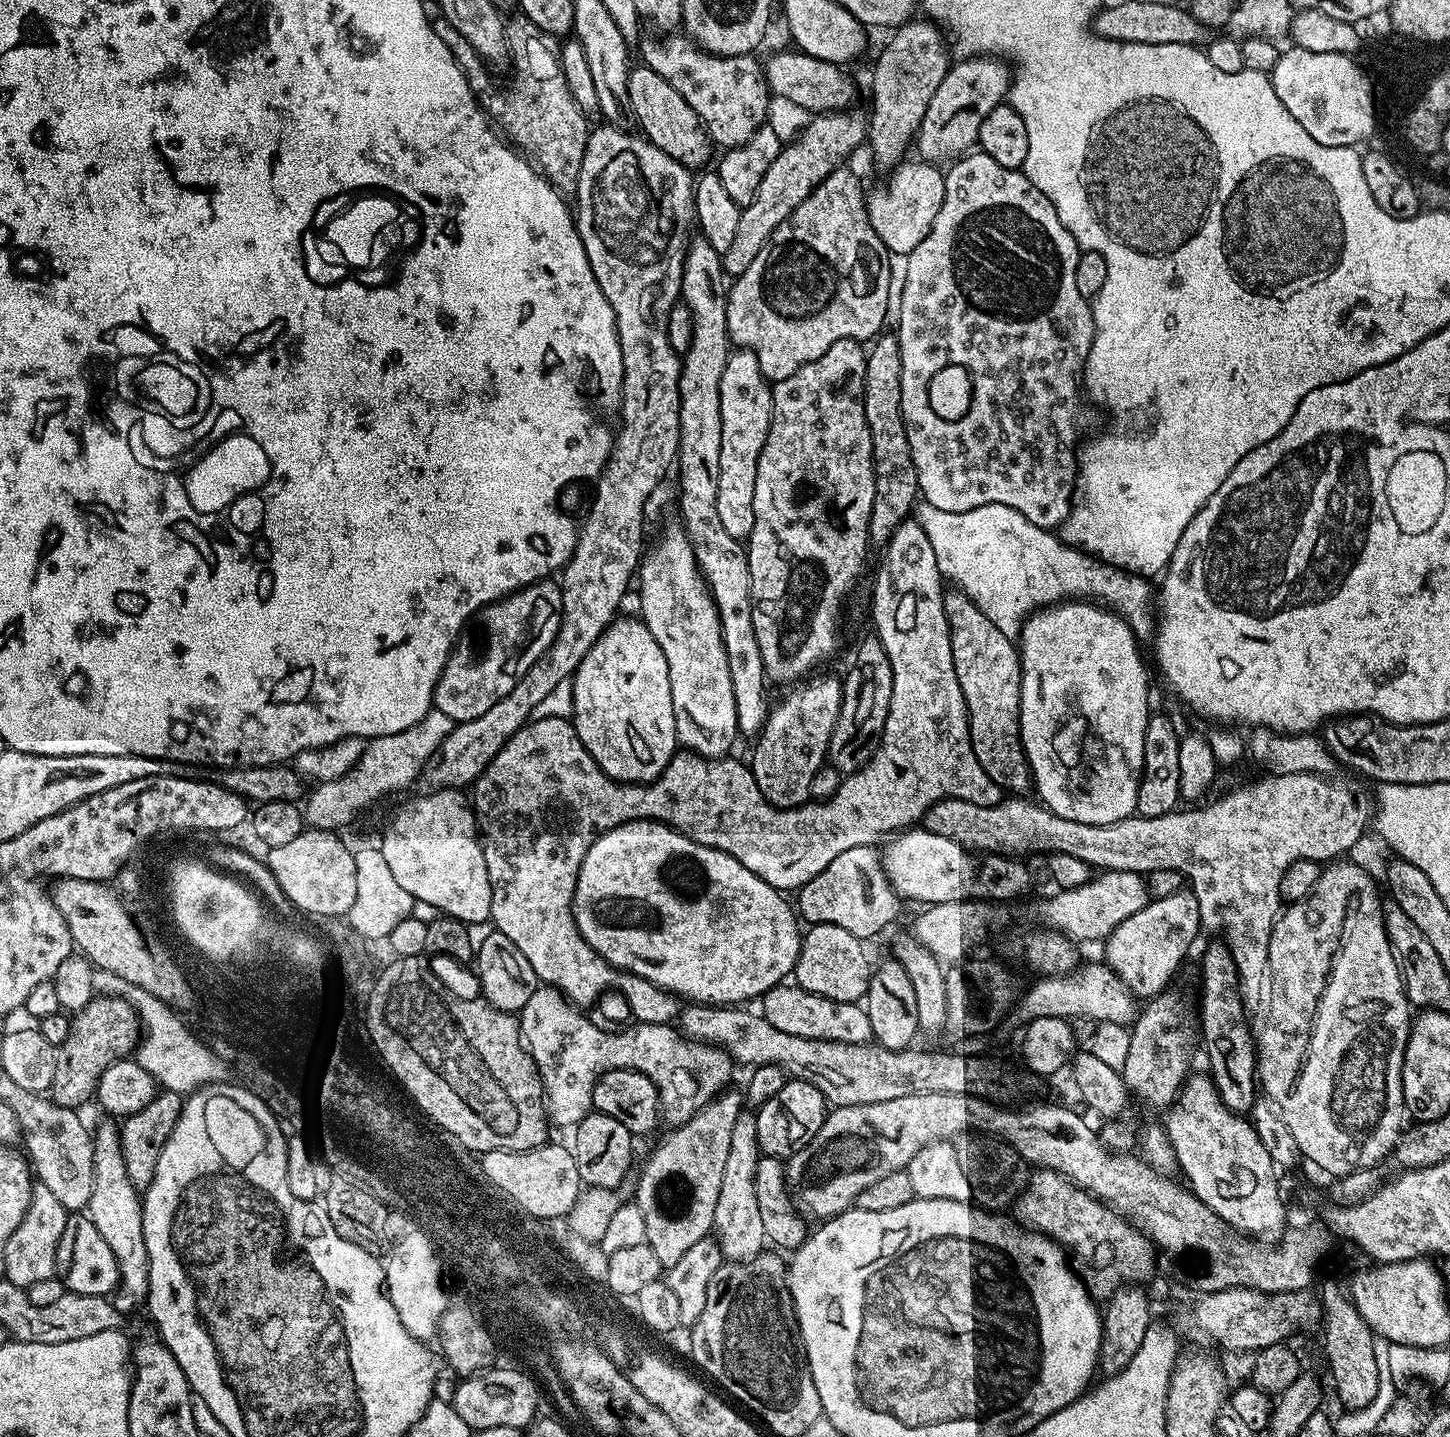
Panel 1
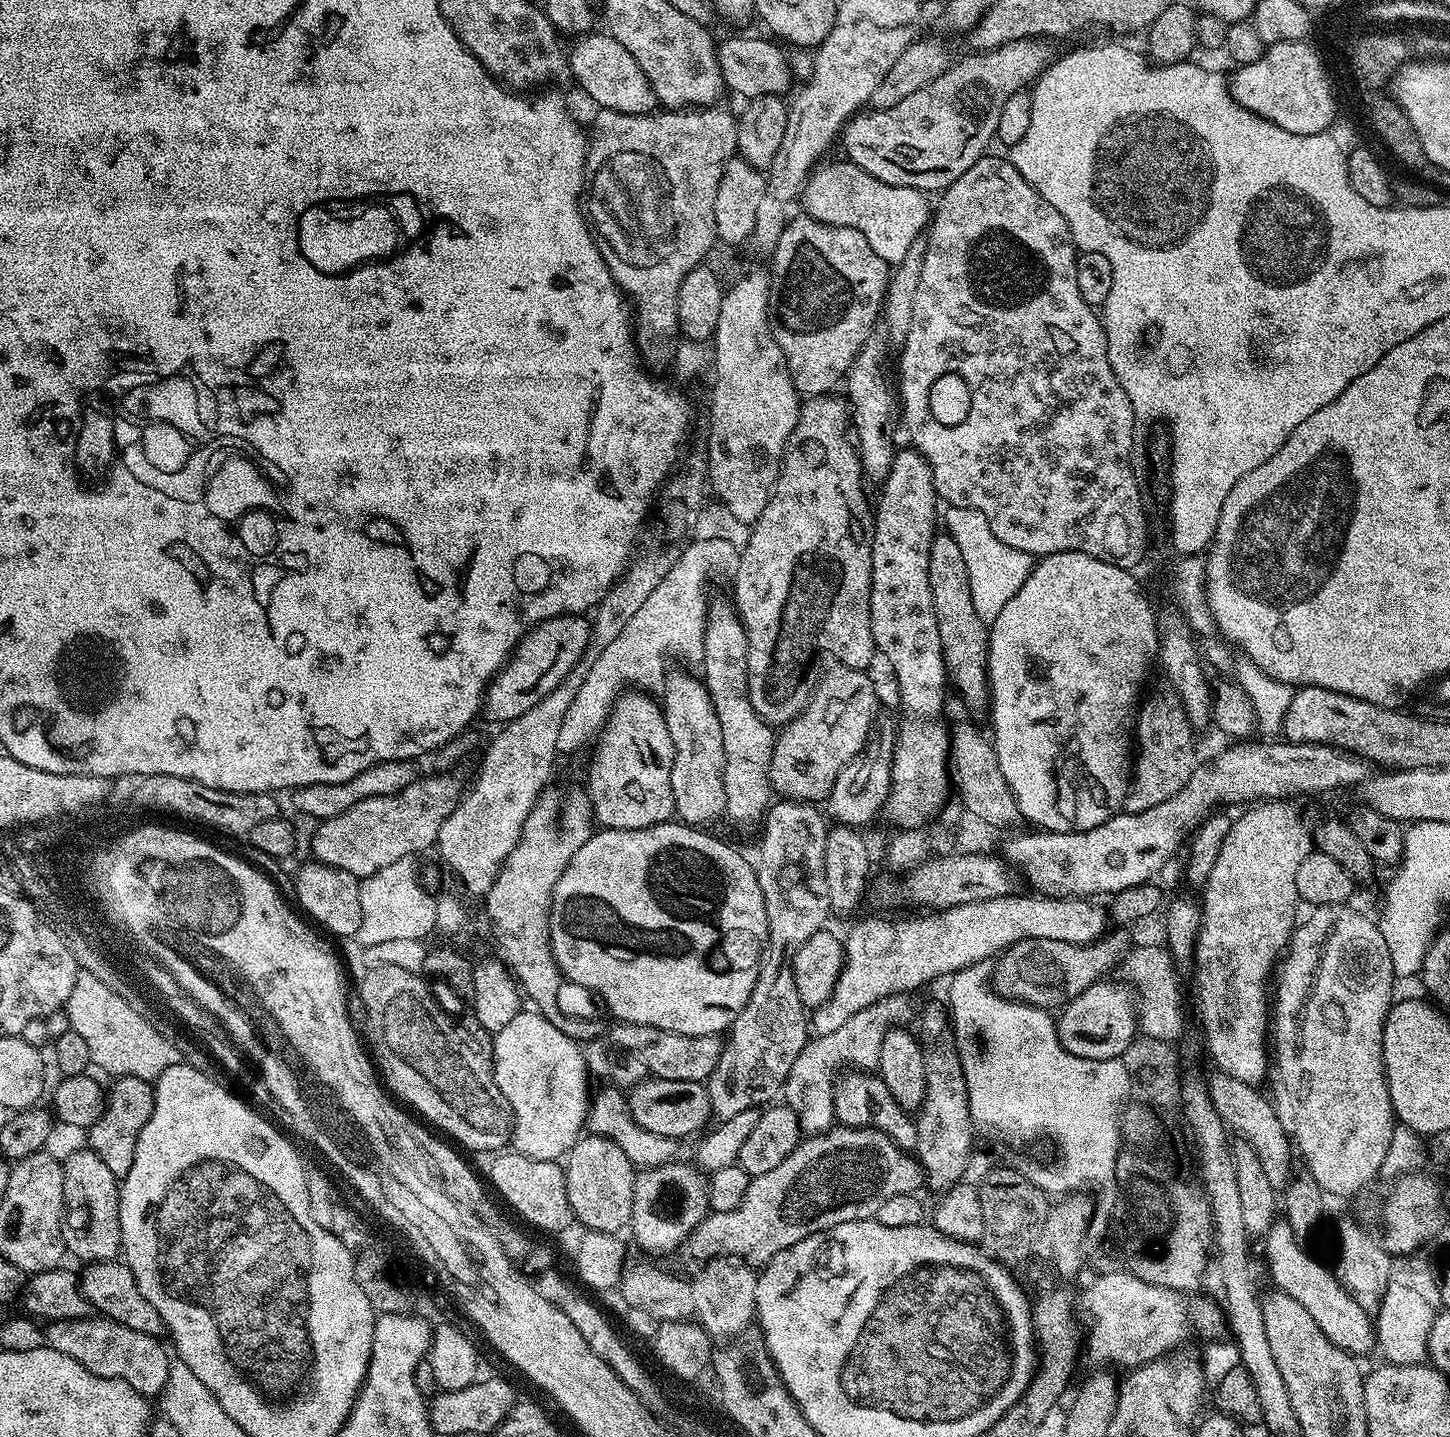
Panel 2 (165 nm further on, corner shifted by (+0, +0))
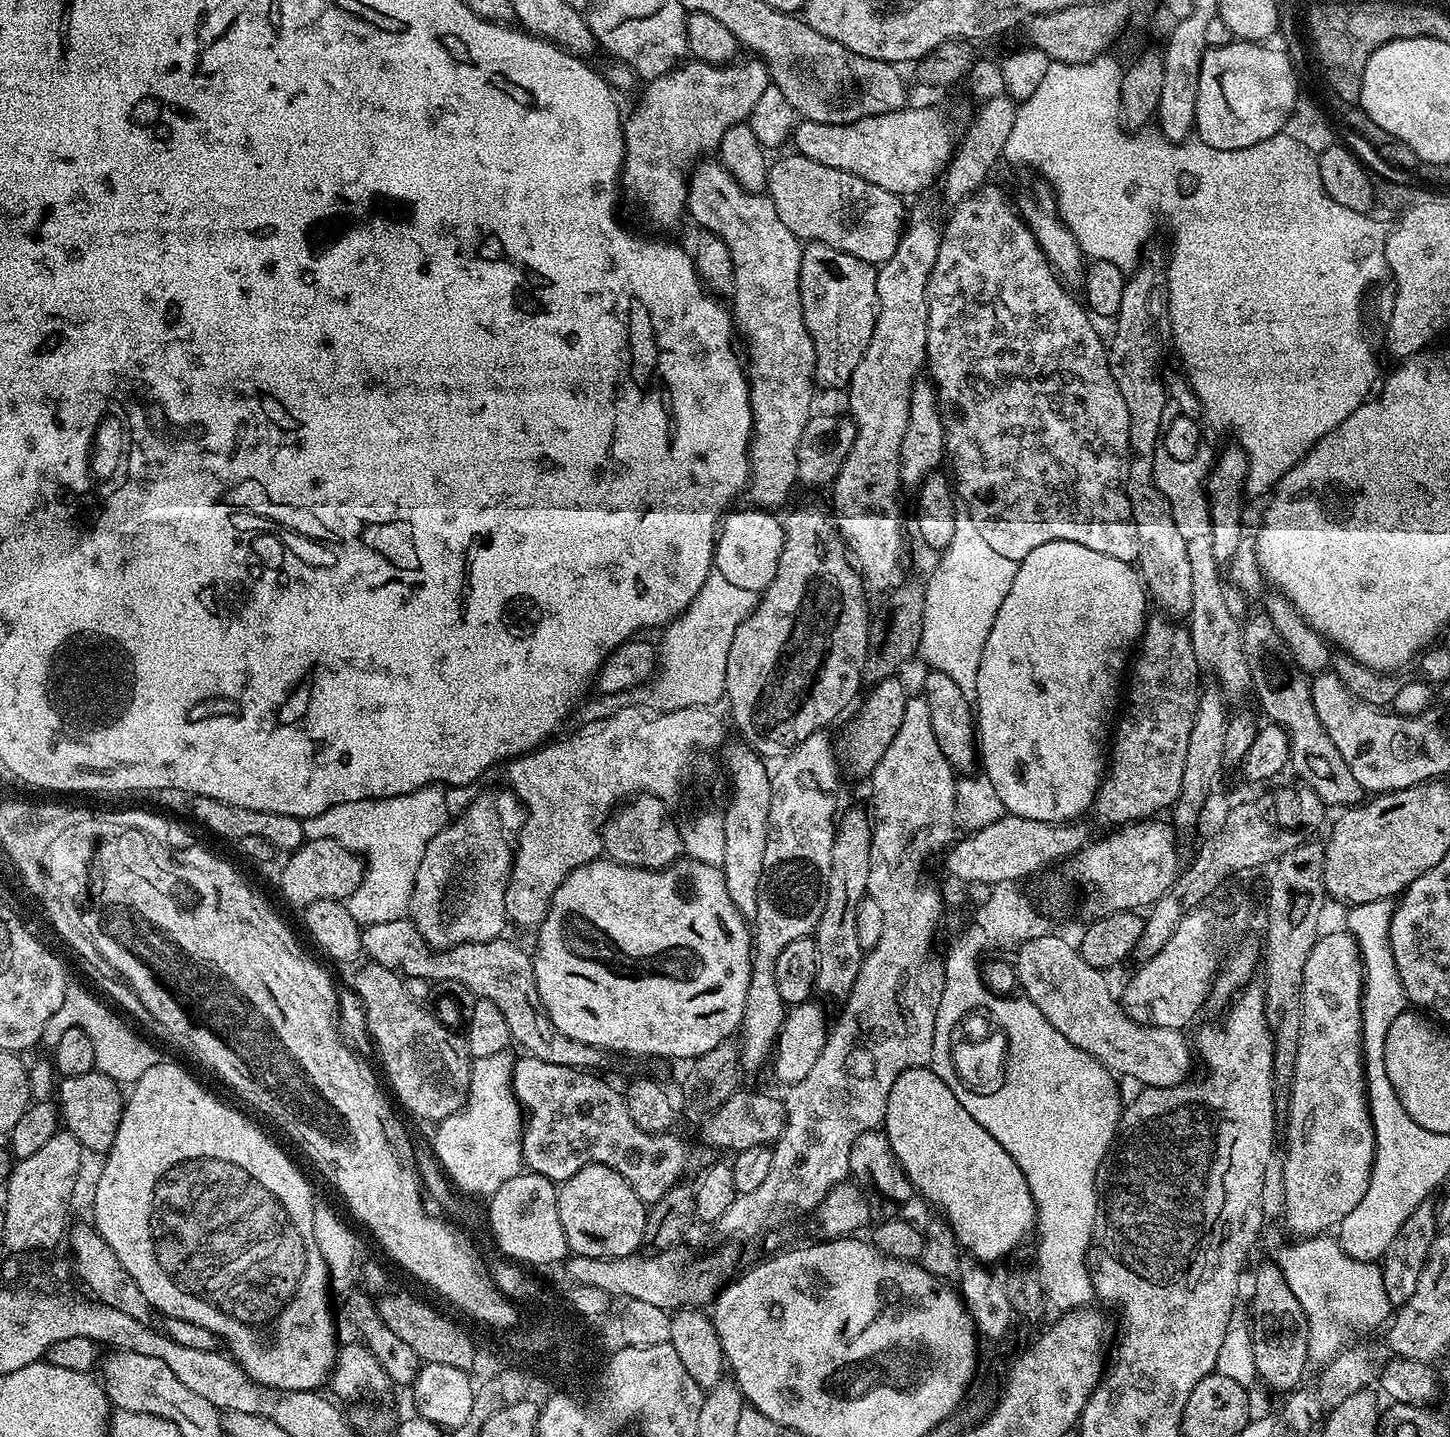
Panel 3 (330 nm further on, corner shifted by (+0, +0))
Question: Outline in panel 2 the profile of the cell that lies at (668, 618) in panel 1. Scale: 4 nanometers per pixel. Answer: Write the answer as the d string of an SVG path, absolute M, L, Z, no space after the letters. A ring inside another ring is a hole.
M676 672L667 677L662 689L662 709L666 730L670 730L670 742L674 742L674 766L670 774L670 786L674 794L675 815L683 823L708 826L711 820L725 815L726 786L724 785L724 751L722 728L718 726L718 714L710 702L710 694L704 689L703 679L683 676Z

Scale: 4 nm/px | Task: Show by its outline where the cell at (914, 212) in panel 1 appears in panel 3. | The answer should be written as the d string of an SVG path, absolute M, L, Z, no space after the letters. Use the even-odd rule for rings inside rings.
M799 154L784 156L781 160L773 159L768 169L768 186L766 194L778 209L778 218L801 240L834 246L834 250L842 250L846 254L854 254L854 258L865 260L868 264L879 266L894 254L900 241L900 233L906 227L904 204L899 195L890 190L882 190L882 186L874 186L852 172L834 170L830 166L822 166Z

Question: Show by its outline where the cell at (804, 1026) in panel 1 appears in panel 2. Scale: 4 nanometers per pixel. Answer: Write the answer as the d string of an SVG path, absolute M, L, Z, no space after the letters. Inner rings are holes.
M848 1070L835 1081L834 1106L836 1120L845 1128L863 1130L877 1128L881 1137L887 1138L901 1150L916 1147L916 1126L913 1117L894 1102L894 1094L886 1090L886 1082L868 1070Z

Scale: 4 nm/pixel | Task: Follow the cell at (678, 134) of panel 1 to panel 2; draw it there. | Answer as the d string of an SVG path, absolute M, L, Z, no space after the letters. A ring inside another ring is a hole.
M593 30L581 35L567 49L568 71L571 79L576 79L576 84L596 103L597 109L609 108L618 110L622 114L634 114L641 116L653 111L657 107L658 101L646 74L642 74L642 66L630 58L630 50L622 46L609 36L607 31Z

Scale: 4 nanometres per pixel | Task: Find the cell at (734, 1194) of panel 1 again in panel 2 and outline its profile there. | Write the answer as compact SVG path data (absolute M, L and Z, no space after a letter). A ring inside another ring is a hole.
M717 1256L701 1268L704 1269L690 1280L694 1290L695 1319L700 1327L705 1328L716 1342L727 1342L749 1331L754 1320L756 1302L757 1273L753 1265L746 1264L735 1256Z

